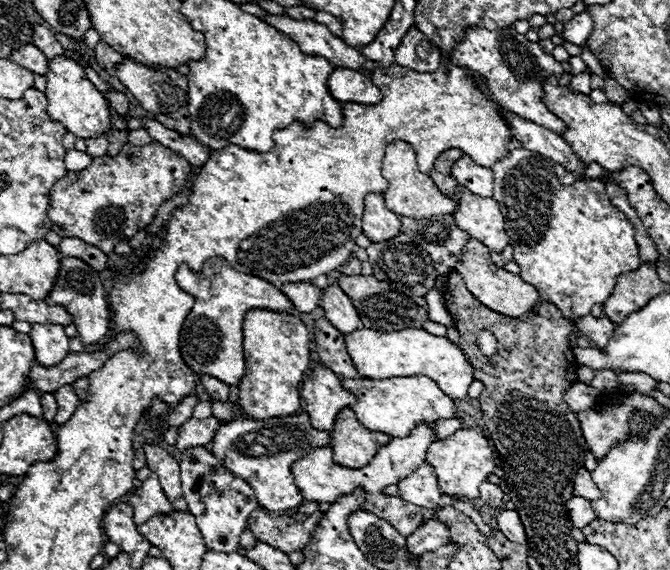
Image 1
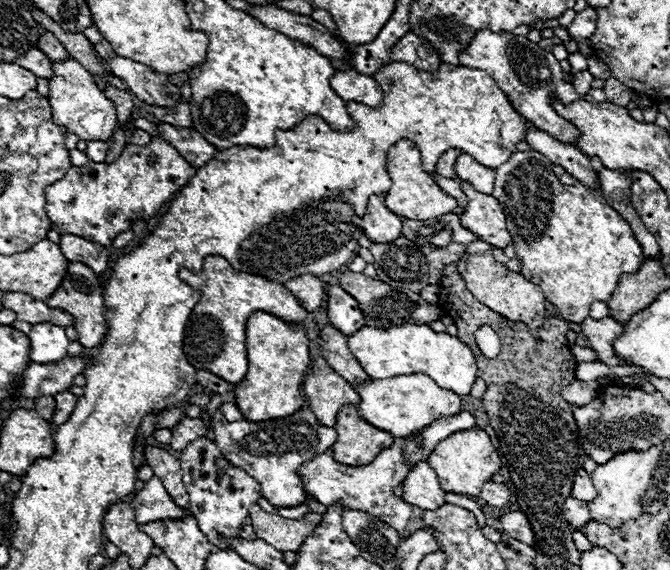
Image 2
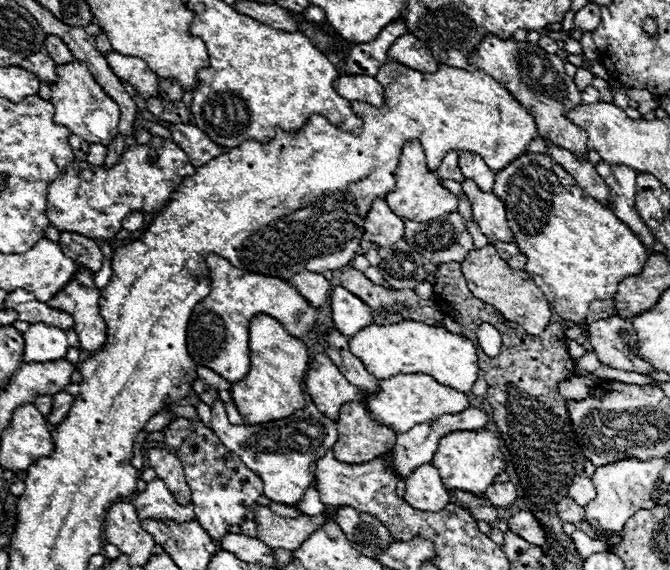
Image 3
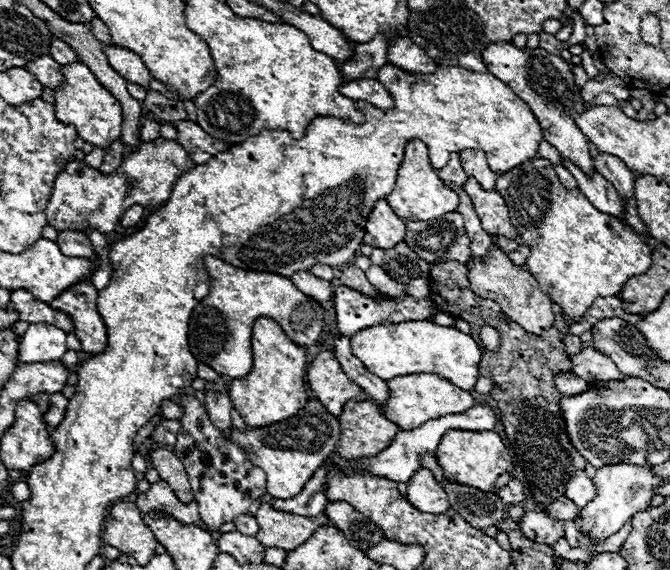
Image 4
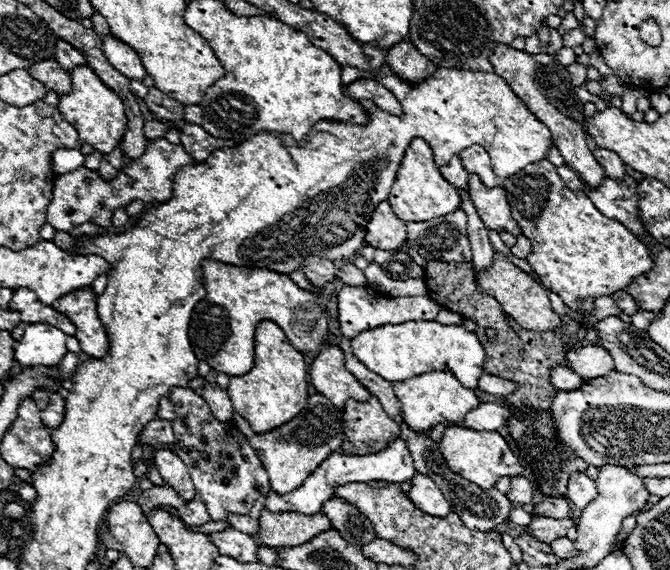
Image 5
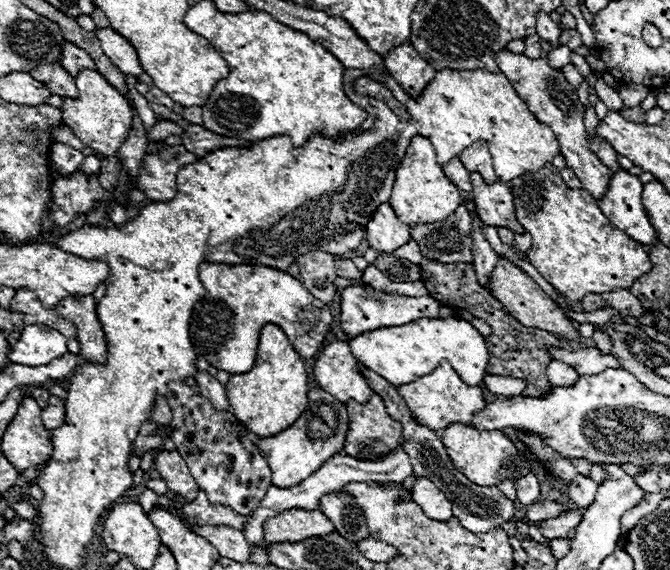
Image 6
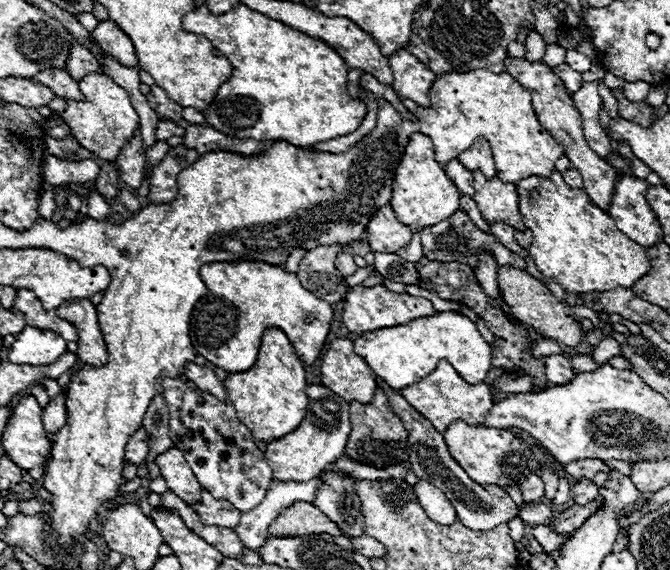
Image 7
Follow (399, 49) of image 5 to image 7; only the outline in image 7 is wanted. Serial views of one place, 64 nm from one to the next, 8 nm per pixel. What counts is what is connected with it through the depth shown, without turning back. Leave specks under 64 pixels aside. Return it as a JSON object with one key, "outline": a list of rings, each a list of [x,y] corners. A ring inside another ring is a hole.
{"outline":[[[400,48],[392,56],[388,56],[390,70],[394,74],[392,88],[404,96],[414,100],[420,106],[430,106],[428,90],[436,78],[416,56],[412,56],[406,48]]]}

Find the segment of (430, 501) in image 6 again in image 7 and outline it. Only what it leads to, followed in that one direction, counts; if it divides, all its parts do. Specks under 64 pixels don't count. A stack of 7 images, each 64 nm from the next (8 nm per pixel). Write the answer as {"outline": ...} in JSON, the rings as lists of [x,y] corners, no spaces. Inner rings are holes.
{"outline":[[[420,480],[418,484],[414,484],[414,494],[430,520],[438,524],[452,524],[456,520],[452,502],[448,502],[444,492],[440,492],[440,488],[432,486],[428,480]]]}

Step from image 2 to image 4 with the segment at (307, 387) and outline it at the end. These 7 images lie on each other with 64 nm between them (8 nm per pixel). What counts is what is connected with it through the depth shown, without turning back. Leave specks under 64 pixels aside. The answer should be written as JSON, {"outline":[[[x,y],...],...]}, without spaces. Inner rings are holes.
{"outline":[[[324,350],[312,360],[306,380],[314,396],[332,416],[340,416],[348,400],[368,400],[368,394],[342,372],[332,350]]]}

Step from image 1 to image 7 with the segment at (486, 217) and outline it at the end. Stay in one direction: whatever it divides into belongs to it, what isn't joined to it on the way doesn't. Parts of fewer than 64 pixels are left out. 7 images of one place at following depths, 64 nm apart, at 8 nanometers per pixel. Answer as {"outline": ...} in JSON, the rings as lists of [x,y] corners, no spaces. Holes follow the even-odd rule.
{"outline":[[[474,172],[474,196],[480,214],[486,222],[504,222],[514,230],[524,232],[518,212],[518,190],[502,180],[486,180],[482,172]]]}

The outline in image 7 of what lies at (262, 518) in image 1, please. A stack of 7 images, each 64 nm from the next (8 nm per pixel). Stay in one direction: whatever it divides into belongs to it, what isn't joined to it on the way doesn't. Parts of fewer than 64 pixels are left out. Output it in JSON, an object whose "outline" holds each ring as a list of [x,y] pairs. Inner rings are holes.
{"outline":[[[294,504],[292,508],[286,508],[268,528],[268,536],[274,538],[296,538],[308,534],[340,536],[342,532],[312,504]]]}

